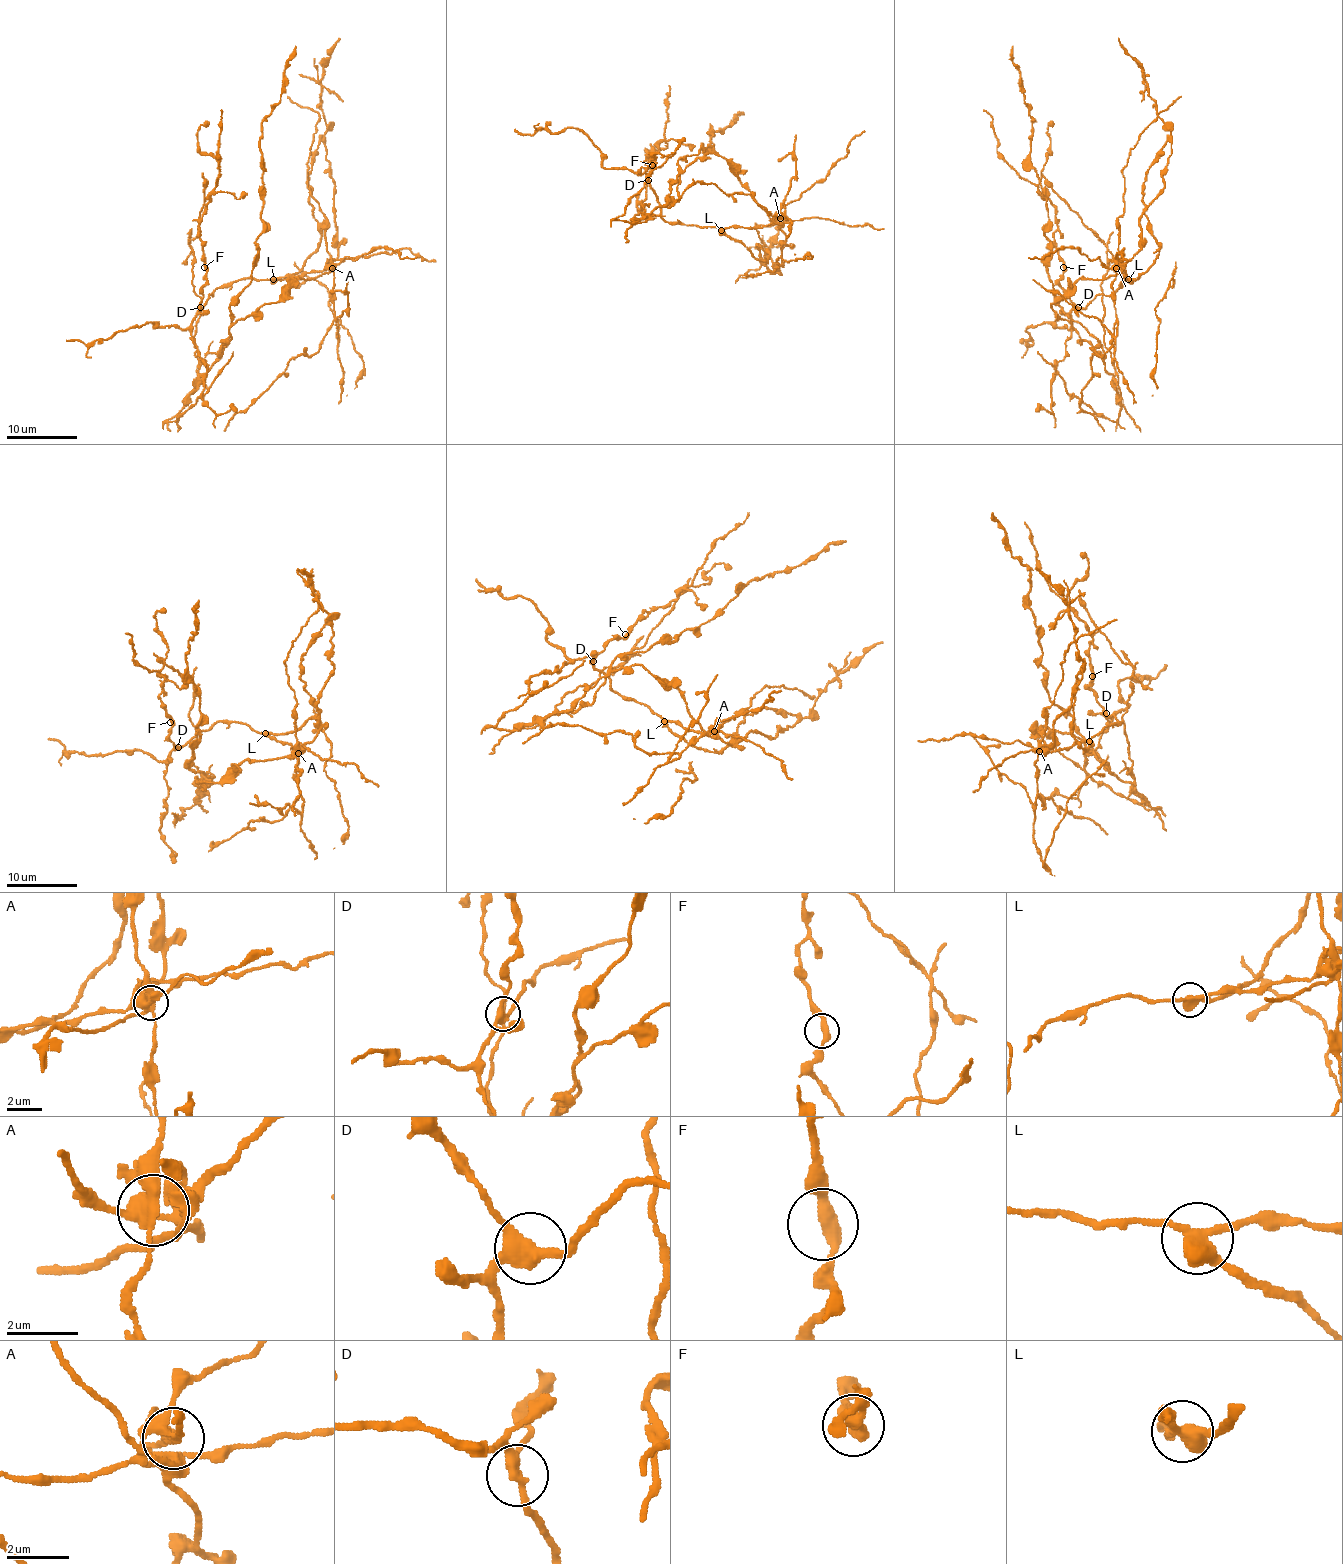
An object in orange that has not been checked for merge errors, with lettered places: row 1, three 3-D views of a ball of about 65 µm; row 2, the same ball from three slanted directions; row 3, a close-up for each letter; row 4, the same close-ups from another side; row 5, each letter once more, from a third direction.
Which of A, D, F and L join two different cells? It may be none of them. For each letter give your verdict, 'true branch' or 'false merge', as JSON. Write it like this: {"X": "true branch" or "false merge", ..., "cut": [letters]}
{"A": "false merge", "D": "true branch", "F": "true branch", "L": "false merge", "cut": ["A", "L"]}

